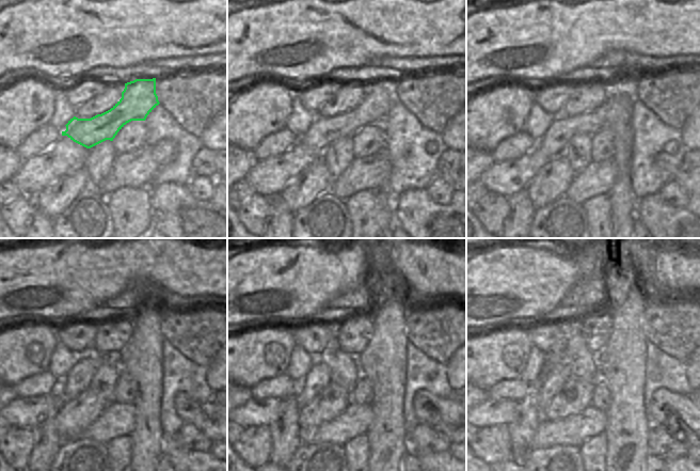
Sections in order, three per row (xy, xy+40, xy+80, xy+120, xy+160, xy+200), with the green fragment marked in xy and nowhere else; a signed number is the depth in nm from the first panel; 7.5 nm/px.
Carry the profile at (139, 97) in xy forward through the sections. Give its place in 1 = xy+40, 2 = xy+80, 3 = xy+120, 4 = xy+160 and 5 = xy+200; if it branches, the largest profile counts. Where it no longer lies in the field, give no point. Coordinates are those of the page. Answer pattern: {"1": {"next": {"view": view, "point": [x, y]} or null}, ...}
{"1": {"next": {"view": "xy+40", "point": [379, 98]}}, "2": {"next": {"view": "xy+80", "point": [562, 128]}}, "3": {"next": {"view": "xy+120", "point": [78, 379]}}, "4": {"next": {"view": "xy+160", "point": [319, 376]}}, "5": {"next": {"view": "xy+200", "point": [554, 381]}}}

